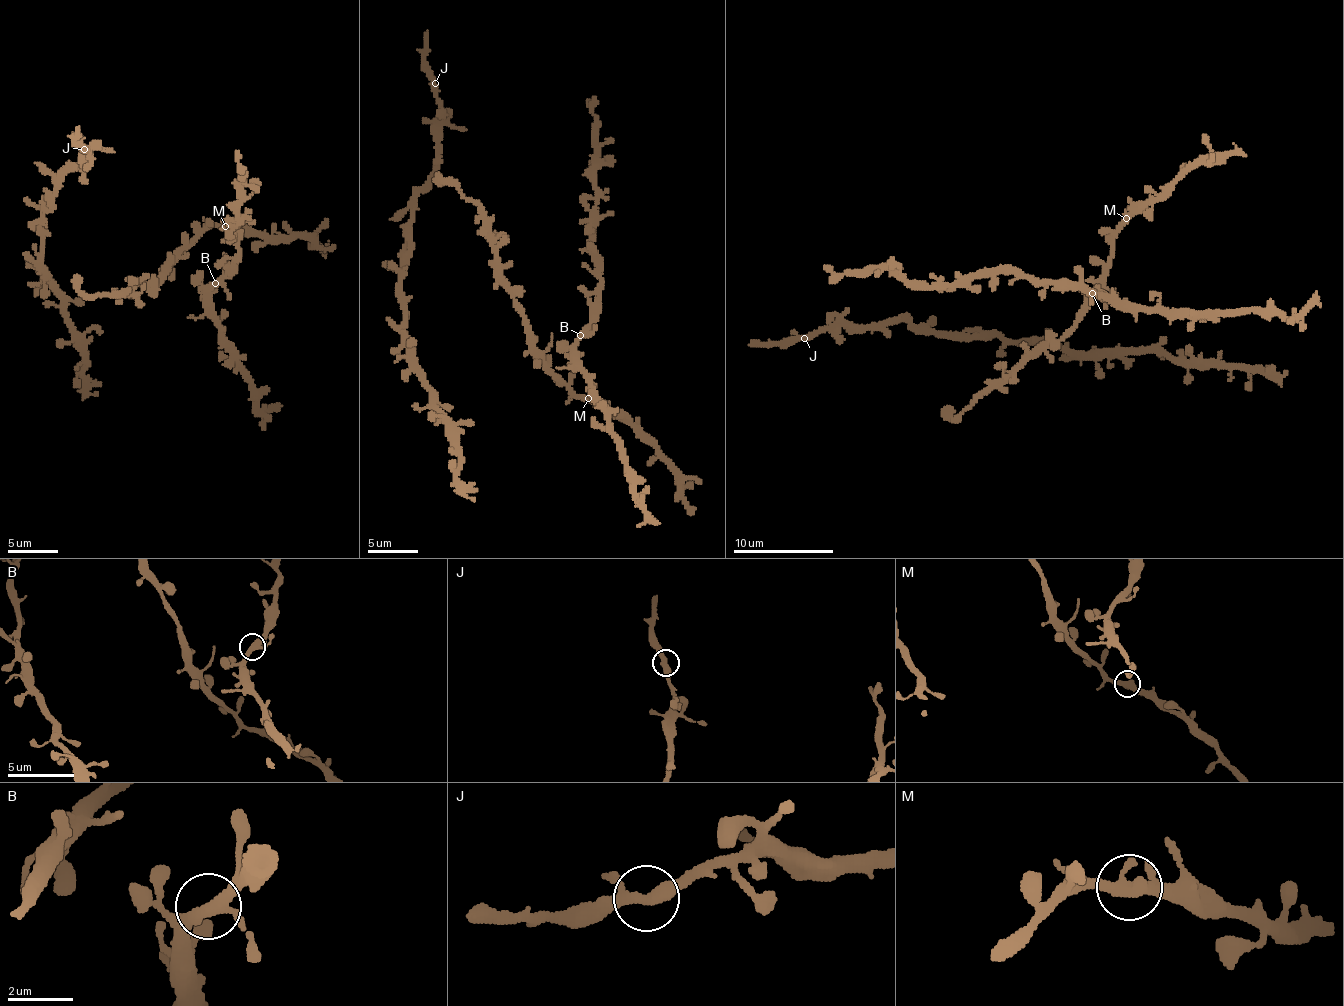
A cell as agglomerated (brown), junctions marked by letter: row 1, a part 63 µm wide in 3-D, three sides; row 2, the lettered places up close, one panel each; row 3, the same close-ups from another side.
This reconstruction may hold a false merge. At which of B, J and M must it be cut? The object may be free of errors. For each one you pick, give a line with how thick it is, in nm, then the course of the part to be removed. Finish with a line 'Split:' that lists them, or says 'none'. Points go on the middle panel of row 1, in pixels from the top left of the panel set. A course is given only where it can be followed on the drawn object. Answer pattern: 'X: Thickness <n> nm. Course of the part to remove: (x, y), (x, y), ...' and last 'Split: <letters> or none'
Split: none

